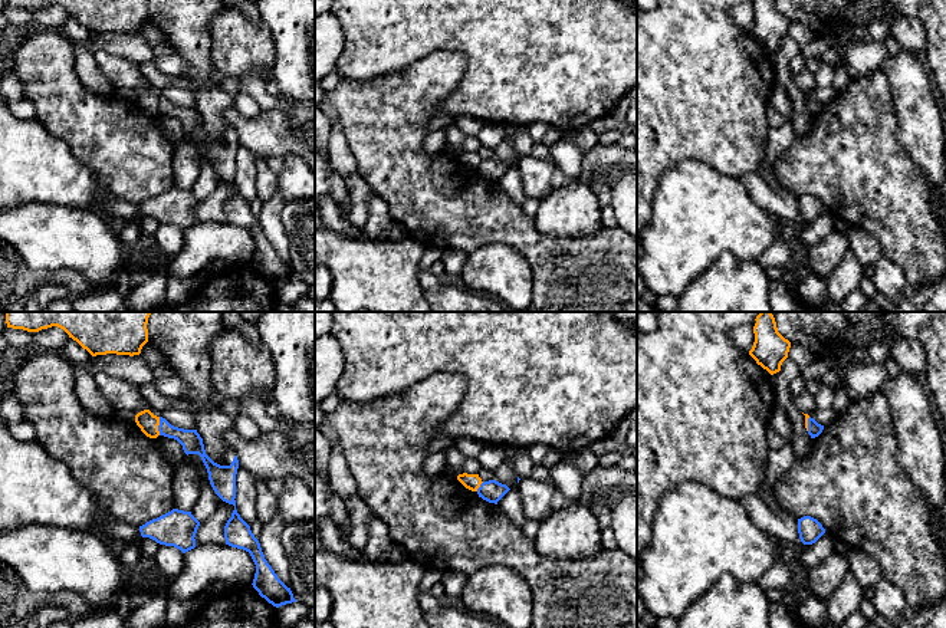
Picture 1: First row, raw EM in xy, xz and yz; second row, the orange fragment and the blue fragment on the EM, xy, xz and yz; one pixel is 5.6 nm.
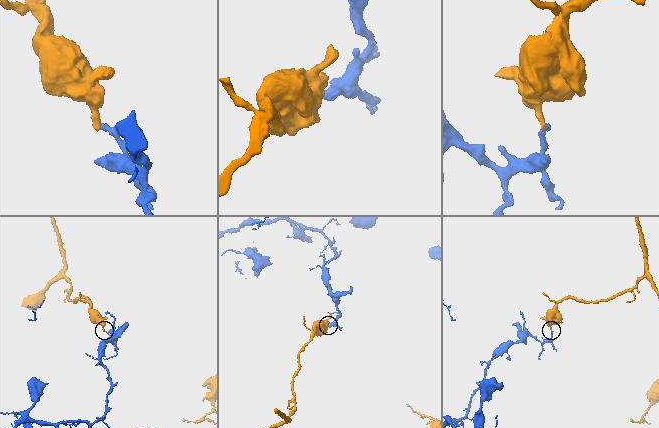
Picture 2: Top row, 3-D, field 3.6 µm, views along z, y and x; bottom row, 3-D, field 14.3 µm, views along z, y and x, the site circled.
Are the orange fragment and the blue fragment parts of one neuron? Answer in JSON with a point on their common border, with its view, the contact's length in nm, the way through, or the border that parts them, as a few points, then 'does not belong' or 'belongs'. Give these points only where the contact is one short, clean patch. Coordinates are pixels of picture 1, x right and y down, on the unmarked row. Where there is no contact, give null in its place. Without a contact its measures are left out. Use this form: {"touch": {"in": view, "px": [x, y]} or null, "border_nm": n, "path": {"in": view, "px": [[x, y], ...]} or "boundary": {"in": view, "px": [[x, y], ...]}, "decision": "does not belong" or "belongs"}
{"touch": {"in": "xy", "px": [158, 102]}, "border_nm": 100, "boundary": {"in": "xy", "px": [[160, 95], [158, 112]]}, "decision": "does not belong"}

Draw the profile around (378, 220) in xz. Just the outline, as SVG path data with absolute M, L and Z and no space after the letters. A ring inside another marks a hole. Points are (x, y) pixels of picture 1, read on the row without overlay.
M371 193L367 200L367 221L364 224L365 240L380 243L387 241L387 230L392 223L384 198Z

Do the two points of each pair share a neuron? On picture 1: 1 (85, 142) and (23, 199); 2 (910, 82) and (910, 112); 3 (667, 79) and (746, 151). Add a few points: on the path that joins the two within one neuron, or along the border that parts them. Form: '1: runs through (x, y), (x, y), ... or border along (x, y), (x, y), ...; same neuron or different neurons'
1: border along (48, 131), (59, 137), (98, 176); different neurons
2: runs through (910, 89), (910, 105); same neuron
3: runs through (687, 92), (726, 131); same neuron

